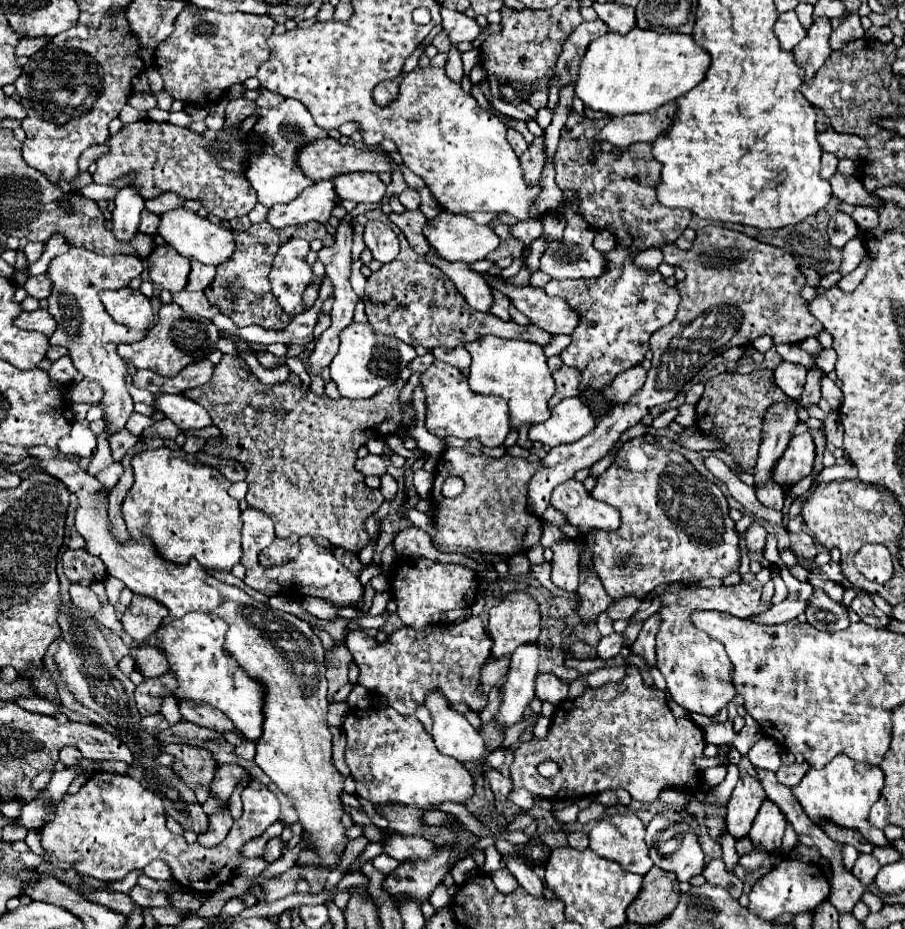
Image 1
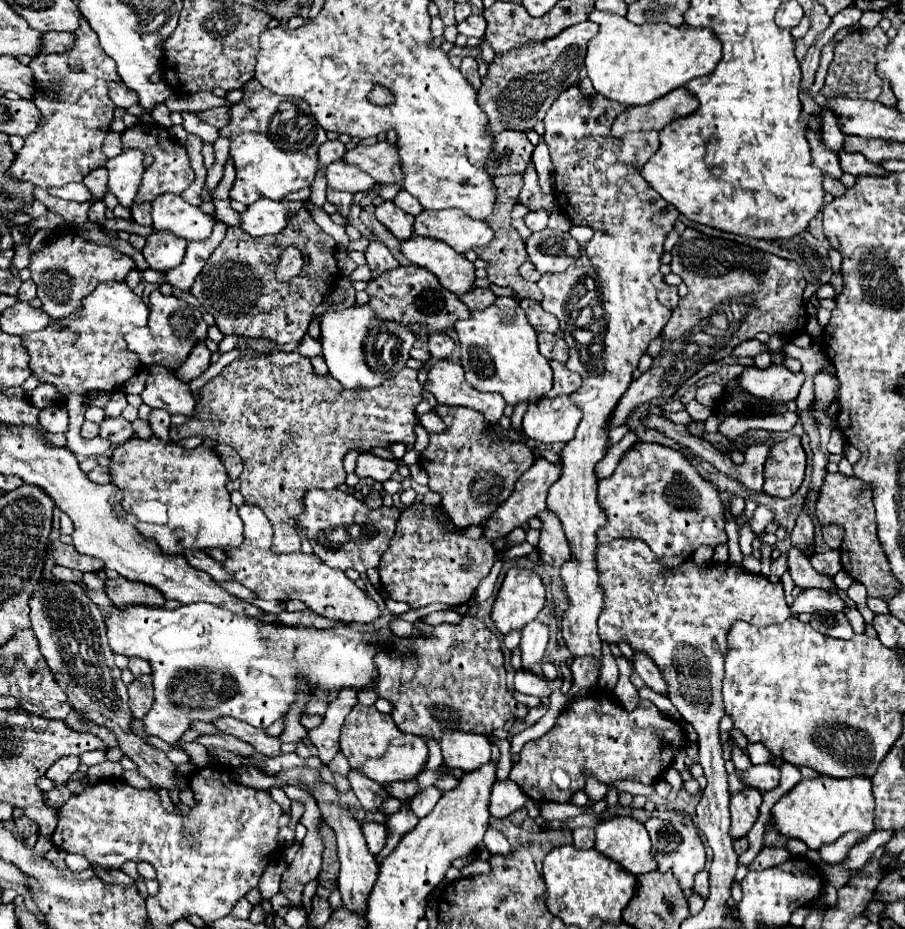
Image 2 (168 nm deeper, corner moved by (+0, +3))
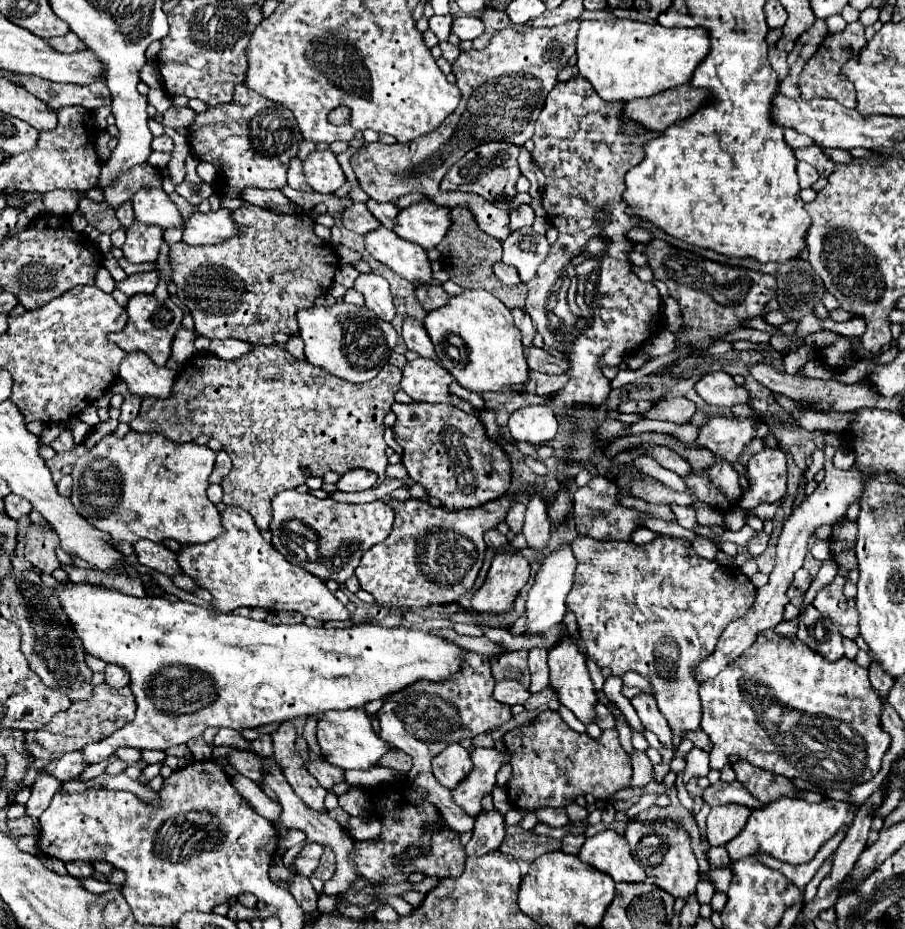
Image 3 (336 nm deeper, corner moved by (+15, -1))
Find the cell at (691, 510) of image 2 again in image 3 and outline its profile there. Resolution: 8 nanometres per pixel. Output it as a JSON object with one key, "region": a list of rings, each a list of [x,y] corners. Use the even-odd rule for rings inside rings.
{"region":[[[595,476],[591,478],[591,482],[583,488],[579,488],[573,496],[573,510],[575,510],[575,524],[577,524],[577,532],[581,536],[589,536],[595,540],[629,540],[631,532],[635,528],[639,528],[639,520],[647,518],[645,514],[633,510],[633,508],[625,508],[617,502],[617,494],[619,488],[615,482],[611,482],[605,476]]]}

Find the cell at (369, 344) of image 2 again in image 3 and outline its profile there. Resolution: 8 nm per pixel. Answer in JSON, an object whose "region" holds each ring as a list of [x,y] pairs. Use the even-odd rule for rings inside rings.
{"region":[[[347,302],[303,308],[297,312],[297,322],[299,336],[305,342],[305,358],[313,366],[319,366],[353,384],[373,380],[387,364],[389,354],[397,344],[397,332],[389,322],[373,316],[373,312],[369,312],[369,308],[365,306],[355,306]],[[343,322],[347,322],[347,334],[343,330]]]}

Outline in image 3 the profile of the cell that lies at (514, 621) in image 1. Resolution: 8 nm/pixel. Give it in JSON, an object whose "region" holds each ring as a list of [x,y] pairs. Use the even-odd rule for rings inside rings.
{"region":[[[519,552],[497,554],[491,562],[485,584],[477,592],[473,592],[473,596],[471,596],[471,608],[481,610],[481,612],[507,612],[507,610],[511,610],[513,600],[519,594],[519,590],[527,584],[527,578],[529,578],[527,558],[523,558]]]}

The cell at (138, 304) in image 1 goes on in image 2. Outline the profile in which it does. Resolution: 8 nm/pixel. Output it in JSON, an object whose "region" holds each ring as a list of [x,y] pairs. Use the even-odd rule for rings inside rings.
{"region":[[[102,282],[90,296],[84,298],[84,308],[64,322],[52,320],[44,330],[24,334],[24,344],[30,354],[30,368],[46,384],[54,384],[62,398],[68,392],[82,396],[92,390],[114,392],[132,378],[142,366],[138,356],[126,348],[124,334],[148,322],[148,306],[124,282]]]}

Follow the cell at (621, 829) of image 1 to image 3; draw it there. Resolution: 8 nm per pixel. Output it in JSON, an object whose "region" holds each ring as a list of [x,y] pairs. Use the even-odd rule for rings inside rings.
{"region":[[[603,830],[585,840],[579,860],[609,874],[615,882],[641,882],[645,880],[643,868],[633,860],[629,842],[613,830]]]}

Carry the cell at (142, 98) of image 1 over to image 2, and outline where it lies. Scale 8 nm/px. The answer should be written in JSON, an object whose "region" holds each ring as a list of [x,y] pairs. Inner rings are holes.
{"region":[[[110,84],[110,98],[120,108],[130,108],[130,106],[138,104],[136,92],[132,92],[130,88],[124,88],[122,84]]]}

